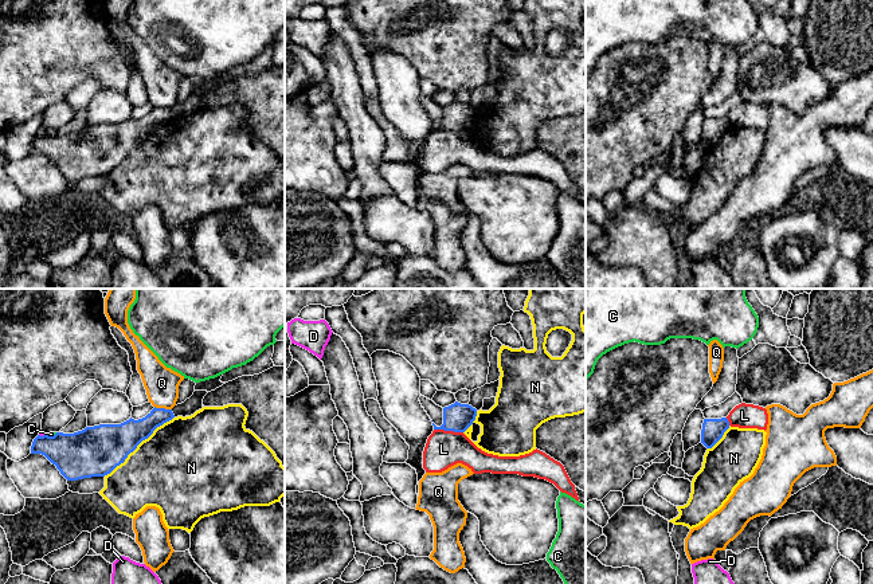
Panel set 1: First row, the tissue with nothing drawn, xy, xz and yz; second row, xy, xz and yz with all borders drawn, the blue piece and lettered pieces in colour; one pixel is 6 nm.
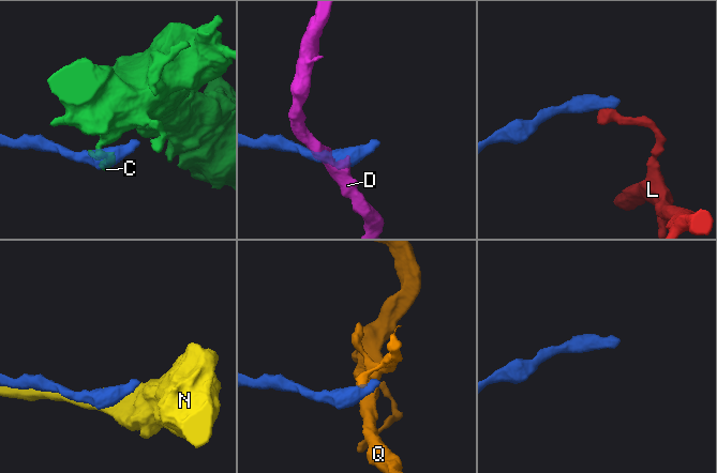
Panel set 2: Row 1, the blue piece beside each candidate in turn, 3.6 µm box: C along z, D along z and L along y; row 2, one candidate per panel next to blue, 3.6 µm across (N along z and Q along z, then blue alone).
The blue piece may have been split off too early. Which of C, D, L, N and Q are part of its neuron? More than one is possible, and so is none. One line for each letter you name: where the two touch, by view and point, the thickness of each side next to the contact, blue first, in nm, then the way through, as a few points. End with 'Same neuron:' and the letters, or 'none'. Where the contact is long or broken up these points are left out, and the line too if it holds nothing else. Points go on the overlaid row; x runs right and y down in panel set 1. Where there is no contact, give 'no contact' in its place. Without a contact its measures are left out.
Same neuron: none

